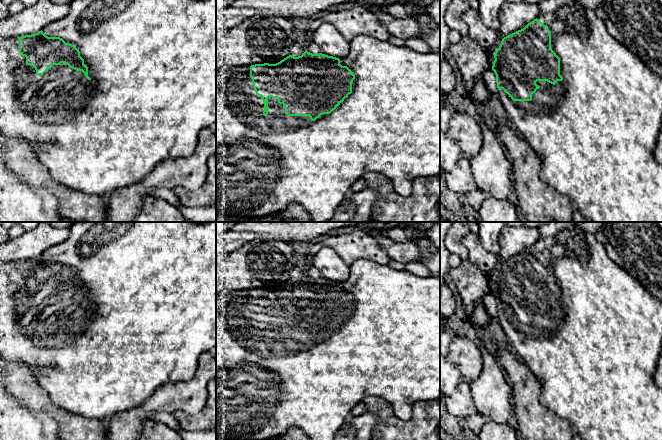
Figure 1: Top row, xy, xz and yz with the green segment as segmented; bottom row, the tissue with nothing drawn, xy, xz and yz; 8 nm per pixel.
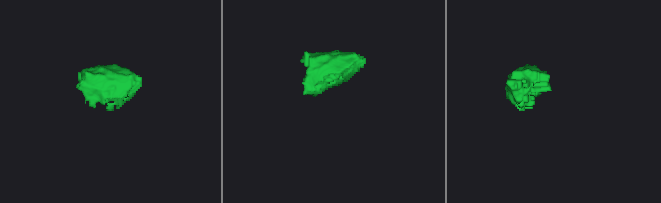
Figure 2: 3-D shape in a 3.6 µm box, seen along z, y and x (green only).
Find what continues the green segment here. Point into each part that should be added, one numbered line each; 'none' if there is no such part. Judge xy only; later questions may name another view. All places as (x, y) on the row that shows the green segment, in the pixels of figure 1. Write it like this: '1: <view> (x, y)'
1: xy (152, 63)

